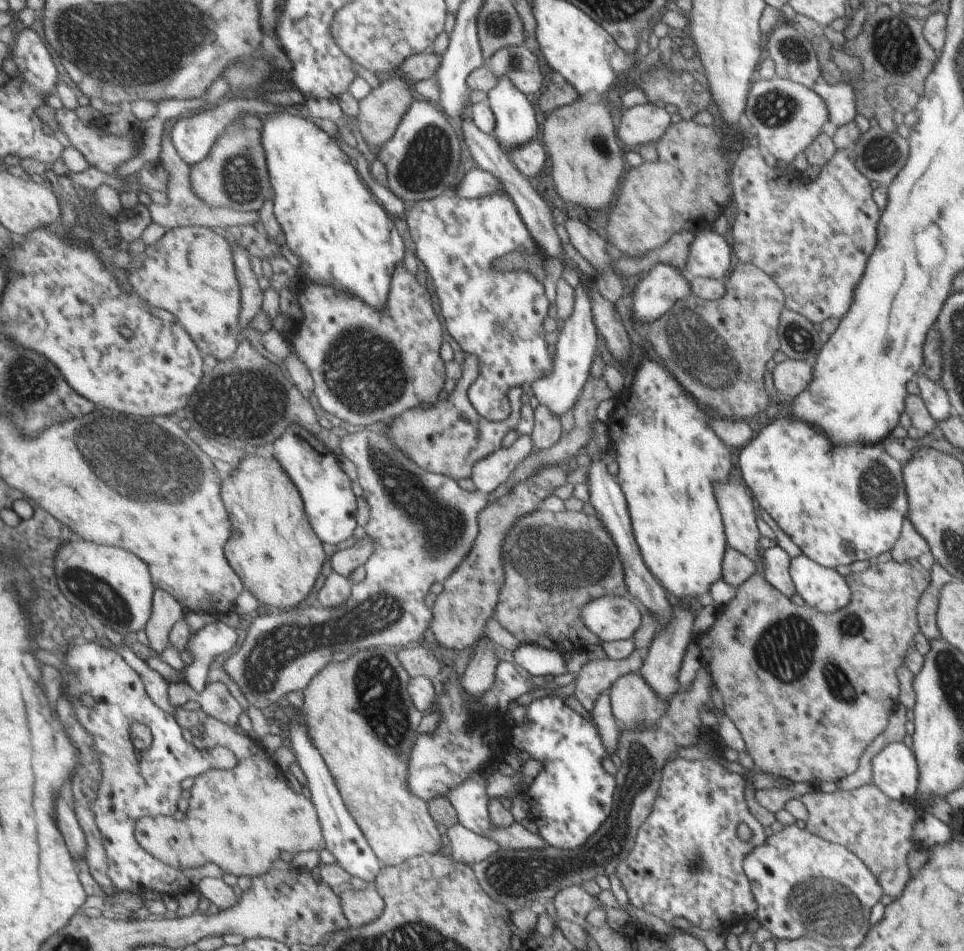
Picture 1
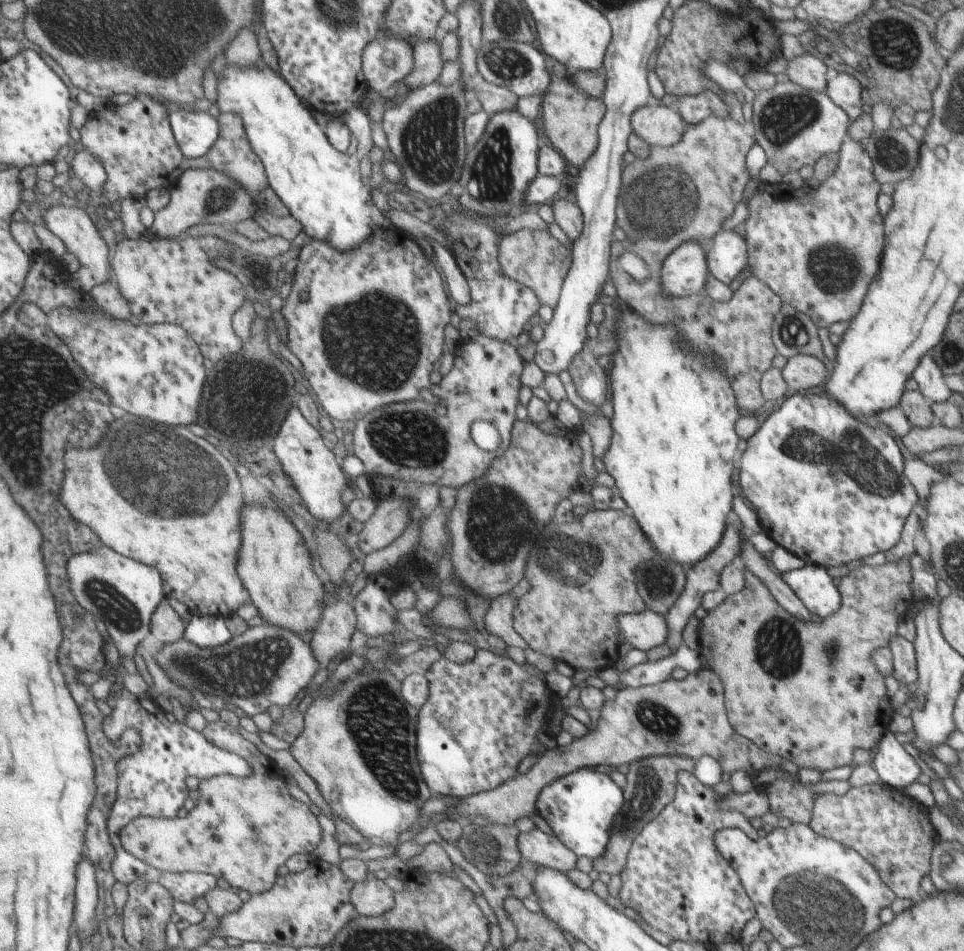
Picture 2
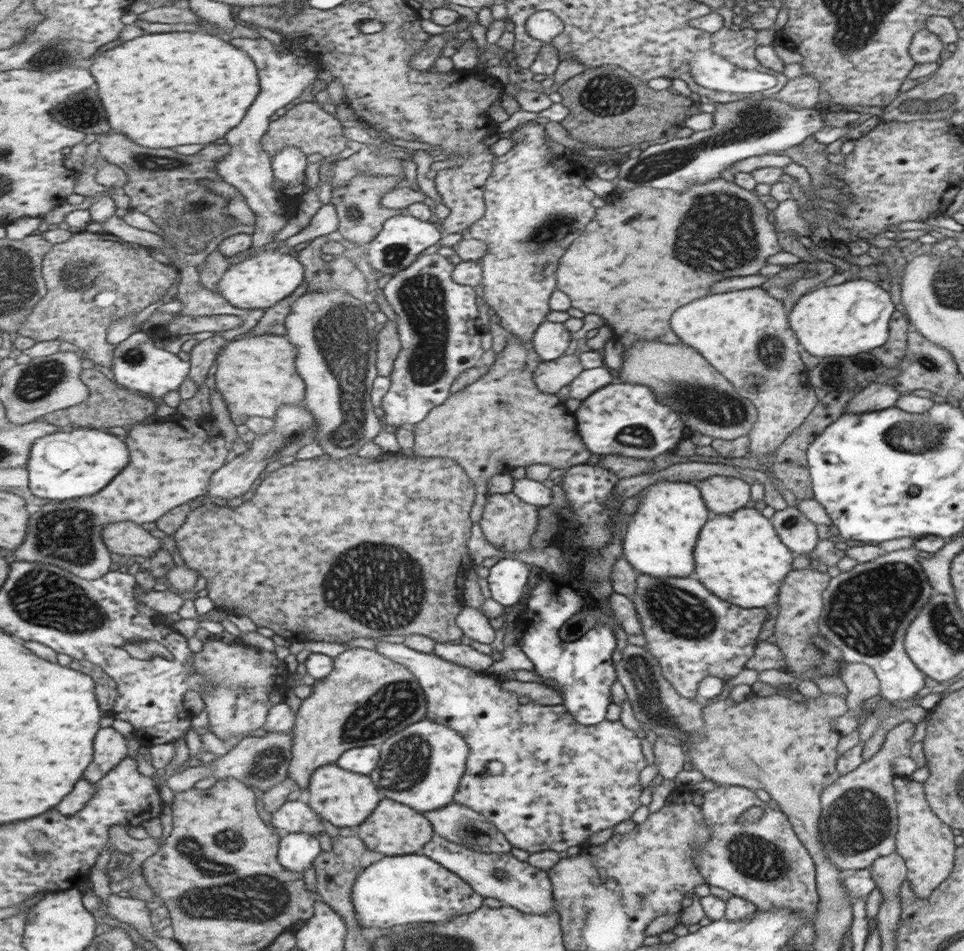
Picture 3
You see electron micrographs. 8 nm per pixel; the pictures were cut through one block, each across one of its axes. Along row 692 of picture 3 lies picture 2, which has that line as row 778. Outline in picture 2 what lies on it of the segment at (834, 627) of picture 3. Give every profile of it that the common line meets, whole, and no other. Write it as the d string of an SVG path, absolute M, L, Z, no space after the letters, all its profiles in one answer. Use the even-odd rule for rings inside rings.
M890 731L878 742L871 767L877 773L880 784L902 790L917 781L920 770L915 760L901 747Z

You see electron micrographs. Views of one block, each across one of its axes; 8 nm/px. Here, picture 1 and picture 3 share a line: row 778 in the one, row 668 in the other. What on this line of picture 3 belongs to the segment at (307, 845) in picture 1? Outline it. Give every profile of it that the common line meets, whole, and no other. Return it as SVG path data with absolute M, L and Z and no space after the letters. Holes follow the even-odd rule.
M213 637L213 640L202 644L200 651L193 653L192 666L195 673L202 674L206 680L212 682L212 689L202 698L212 716L210 731L221 741L227 740L231 736L241 736L241 734L249 737L251 732L255 732L259 728L263 729L274 706L285 700L285 692L288 689L287 679L290 677L290 673L287 671L283 659L279 660L274 651L265 651L245 643L227 644Z

